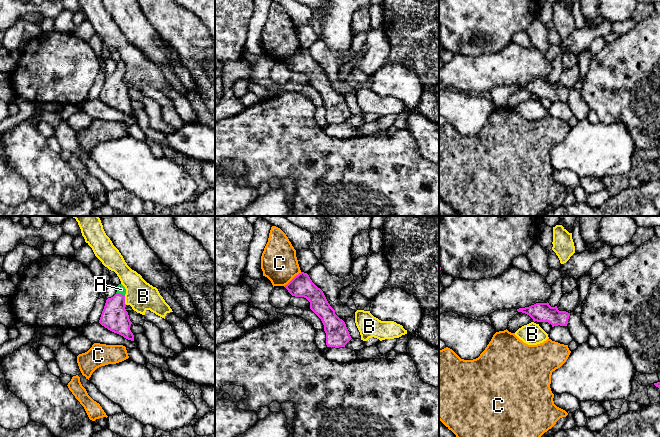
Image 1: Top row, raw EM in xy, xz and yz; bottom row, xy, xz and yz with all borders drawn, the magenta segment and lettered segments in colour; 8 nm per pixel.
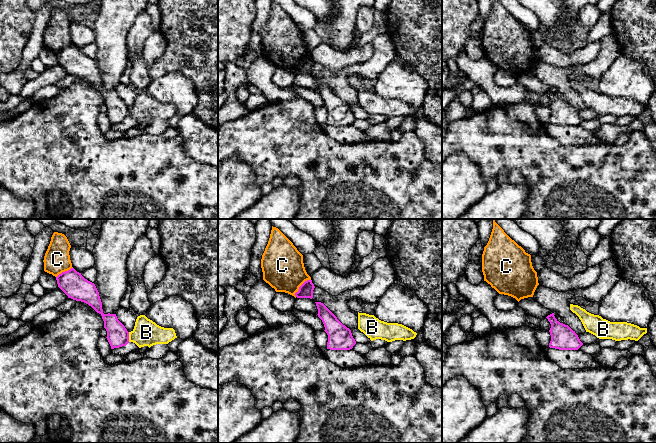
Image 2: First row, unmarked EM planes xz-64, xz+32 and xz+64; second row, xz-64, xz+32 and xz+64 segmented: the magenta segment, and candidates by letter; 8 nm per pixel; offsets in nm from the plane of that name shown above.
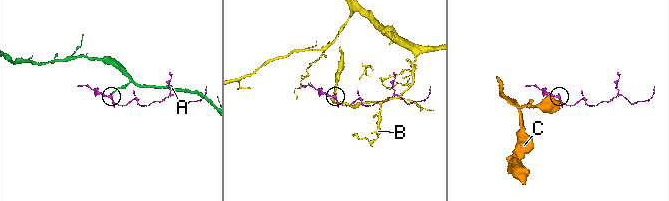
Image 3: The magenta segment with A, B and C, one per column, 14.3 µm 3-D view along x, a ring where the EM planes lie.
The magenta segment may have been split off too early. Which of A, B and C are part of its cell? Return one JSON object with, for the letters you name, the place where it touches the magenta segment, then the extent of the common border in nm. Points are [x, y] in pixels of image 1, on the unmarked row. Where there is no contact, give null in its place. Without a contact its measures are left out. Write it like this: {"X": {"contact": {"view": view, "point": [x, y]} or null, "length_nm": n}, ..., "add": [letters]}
{"A": {"contact": {"view": "xy", "point": [119, 69]}, "length_nm": 80}, "add": ["A"]}

